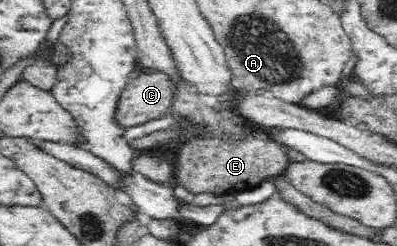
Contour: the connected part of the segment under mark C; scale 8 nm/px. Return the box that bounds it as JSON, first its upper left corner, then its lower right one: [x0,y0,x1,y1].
[115,72,176,129]

